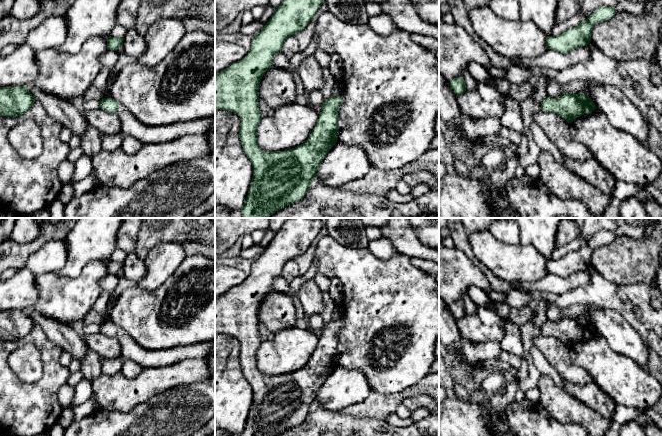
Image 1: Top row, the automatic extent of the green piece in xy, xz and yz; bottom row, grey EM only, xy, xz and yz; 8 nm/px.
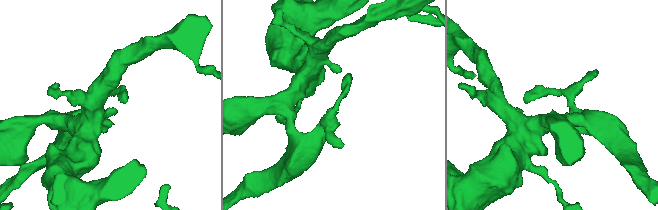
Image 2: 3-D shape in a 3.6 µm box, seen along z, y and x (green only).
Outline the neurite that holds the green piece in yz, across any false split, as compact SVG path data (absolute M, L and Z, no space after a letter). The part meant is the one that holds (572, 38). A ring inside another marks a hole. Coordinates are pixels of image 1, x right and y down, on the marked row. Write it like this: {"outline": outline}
{"outline": "M599 7L577 27L569 28L558 36L547 36L546 47L547 49L567 54L578 47L586 46L591 42L593 27L598 23L610 19L615 14L615 7Z"}

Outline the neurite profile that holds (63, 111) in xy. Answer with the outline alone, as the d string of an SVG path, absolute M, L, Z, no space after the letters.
M27 85L26 87L35 100L44 106L51 118L63 127L68 128L72 135L82 137L88 127L88 123L84 115L78 111L71 101L48 94L34 85Z

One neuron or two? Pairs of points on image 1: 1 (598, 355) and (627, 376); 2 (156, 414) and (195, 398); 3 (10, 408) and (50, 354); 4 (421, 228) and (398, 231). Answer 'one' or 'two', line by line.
1: one
2: one
3: one
4: two

